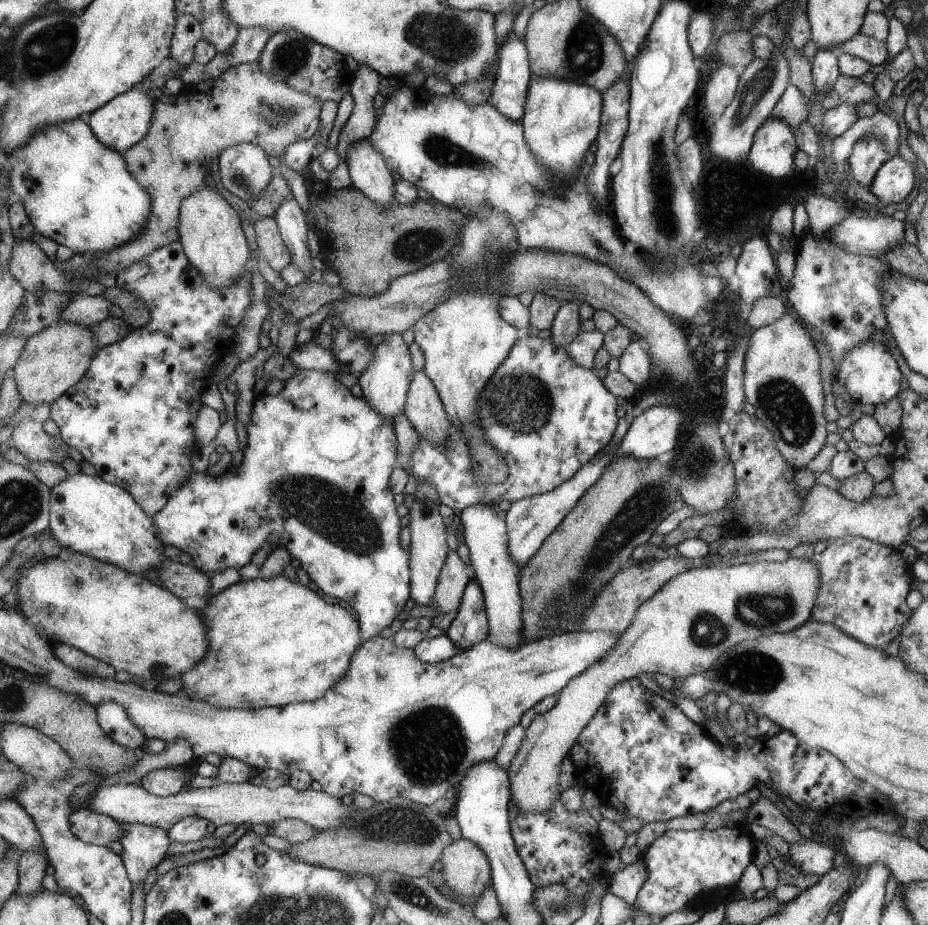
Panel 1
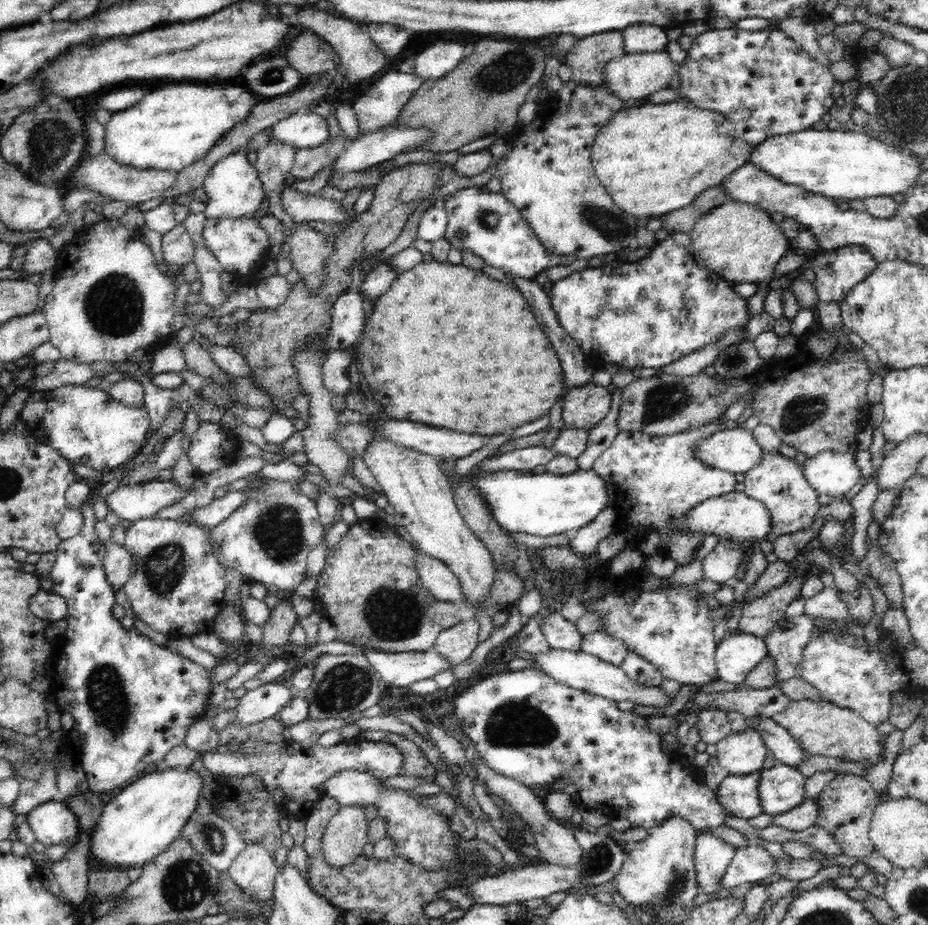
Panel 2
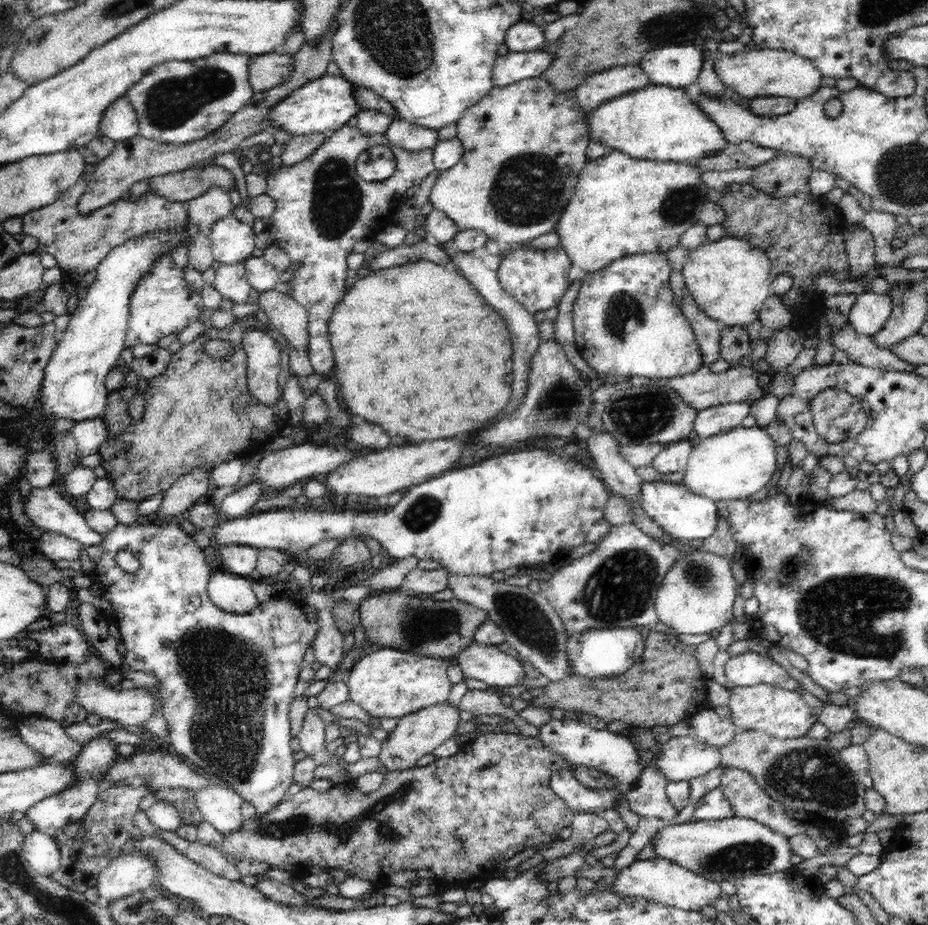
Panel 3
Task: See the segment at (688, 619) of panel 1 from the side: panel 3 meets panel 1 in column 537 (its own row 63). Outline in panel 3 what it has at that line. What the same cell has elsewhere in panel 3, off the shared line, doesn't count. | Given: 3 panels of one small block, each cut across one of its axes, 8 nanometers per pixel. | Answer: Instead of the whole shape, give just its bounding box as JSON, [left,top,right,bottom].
[712,49,823,99]

